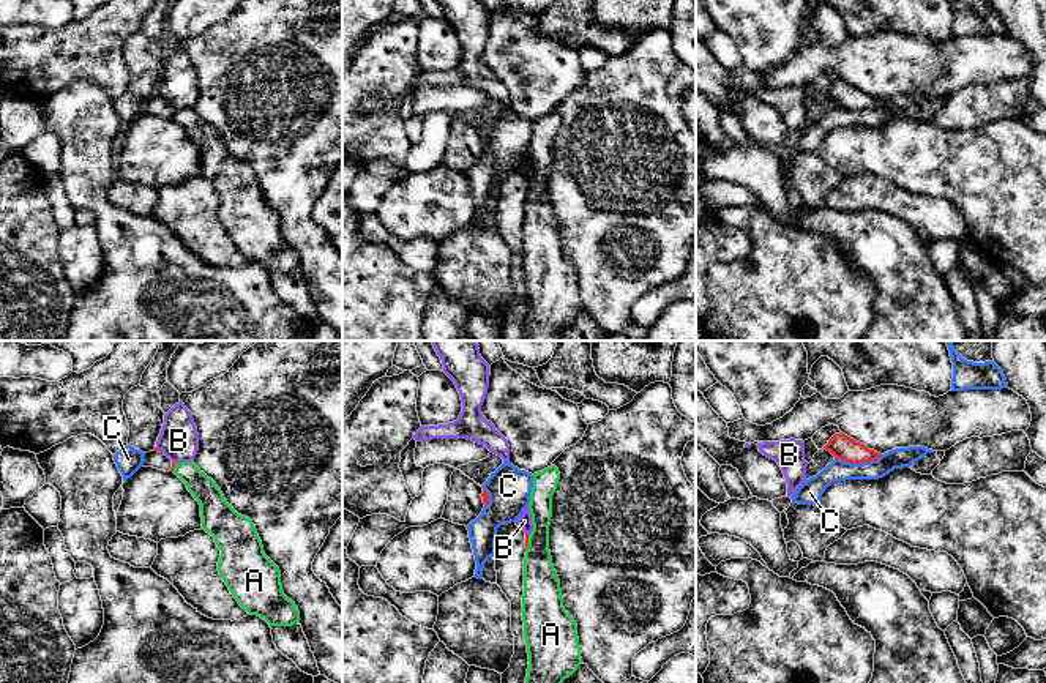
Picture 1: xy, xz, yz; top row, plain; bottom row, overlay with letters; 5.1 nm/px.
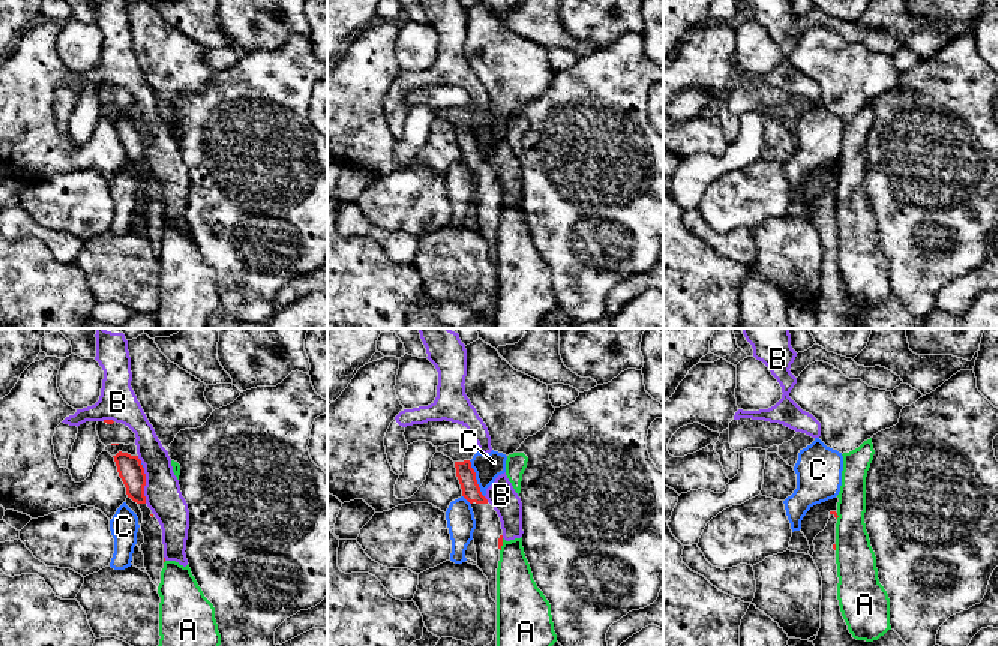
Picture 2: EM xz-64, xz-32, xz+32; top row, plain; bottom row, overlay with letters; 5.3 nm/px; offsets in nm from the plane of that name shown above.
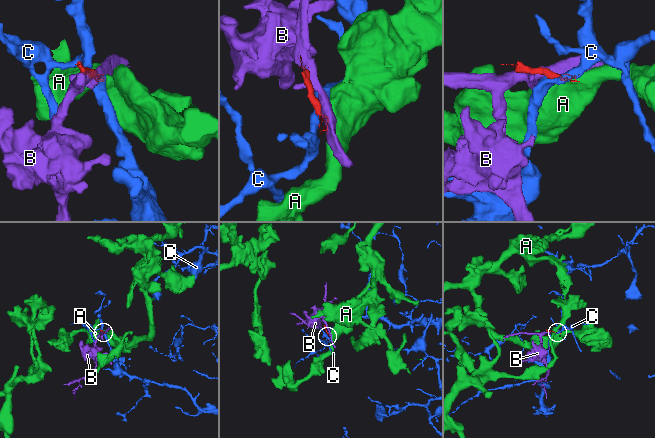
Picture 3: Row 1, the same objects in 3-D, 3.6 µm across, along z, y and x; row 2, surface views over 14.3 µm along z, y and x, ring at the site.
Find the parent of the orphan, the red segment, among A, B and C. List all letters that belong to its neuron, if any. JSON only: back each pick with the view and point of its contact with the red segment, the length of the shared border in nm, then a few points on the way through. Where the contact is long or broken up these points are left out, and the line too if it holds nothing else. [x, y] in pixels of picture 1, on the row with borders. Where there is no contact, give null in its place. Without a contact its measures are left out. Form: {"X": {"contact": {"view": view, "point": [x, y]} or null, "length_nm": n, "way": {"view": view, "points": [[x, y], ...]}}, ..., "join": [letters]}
{"join": []}

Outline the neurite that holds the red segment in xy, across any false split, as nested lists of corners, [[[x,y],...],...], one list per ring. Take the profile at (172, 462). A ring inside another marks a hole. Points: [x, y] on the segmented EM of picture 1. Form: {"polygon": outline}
{"polygon": [[[161,450],[145,453],[144,467],[153,467],[164,472],[174,472],[175,462],[172,462]]]}

